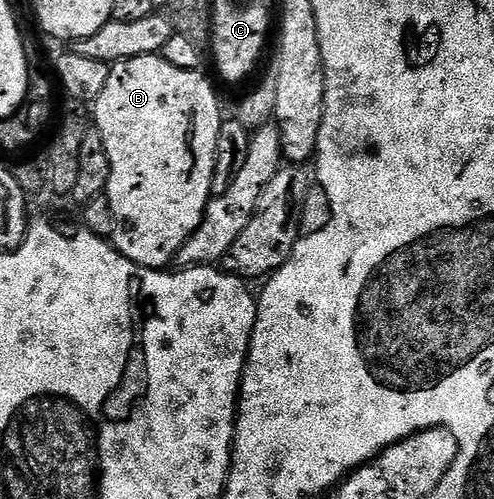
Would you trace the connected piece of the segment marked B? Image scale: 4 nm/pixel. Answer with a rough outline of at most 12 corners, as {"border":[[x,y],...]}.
{"border":[[156,53],[91,105],[117,250],[164,270],[214,196],[221,109]]}

